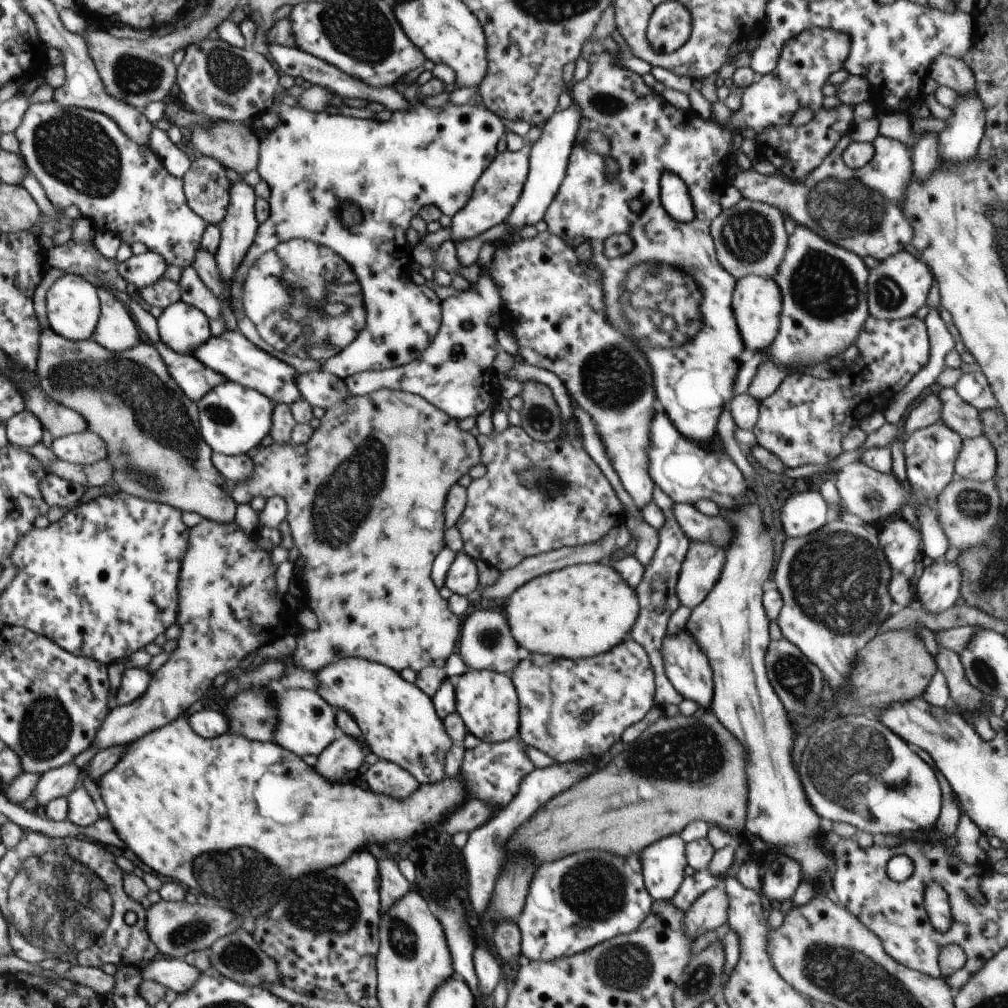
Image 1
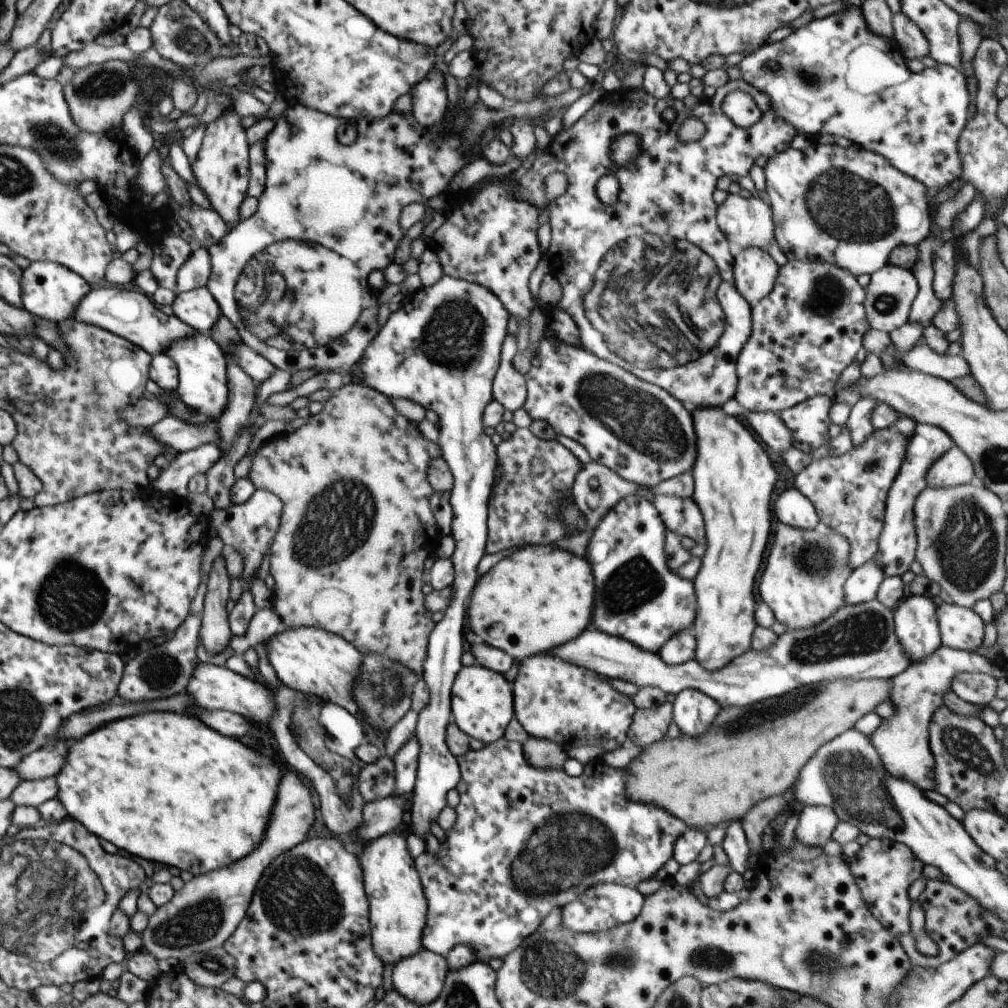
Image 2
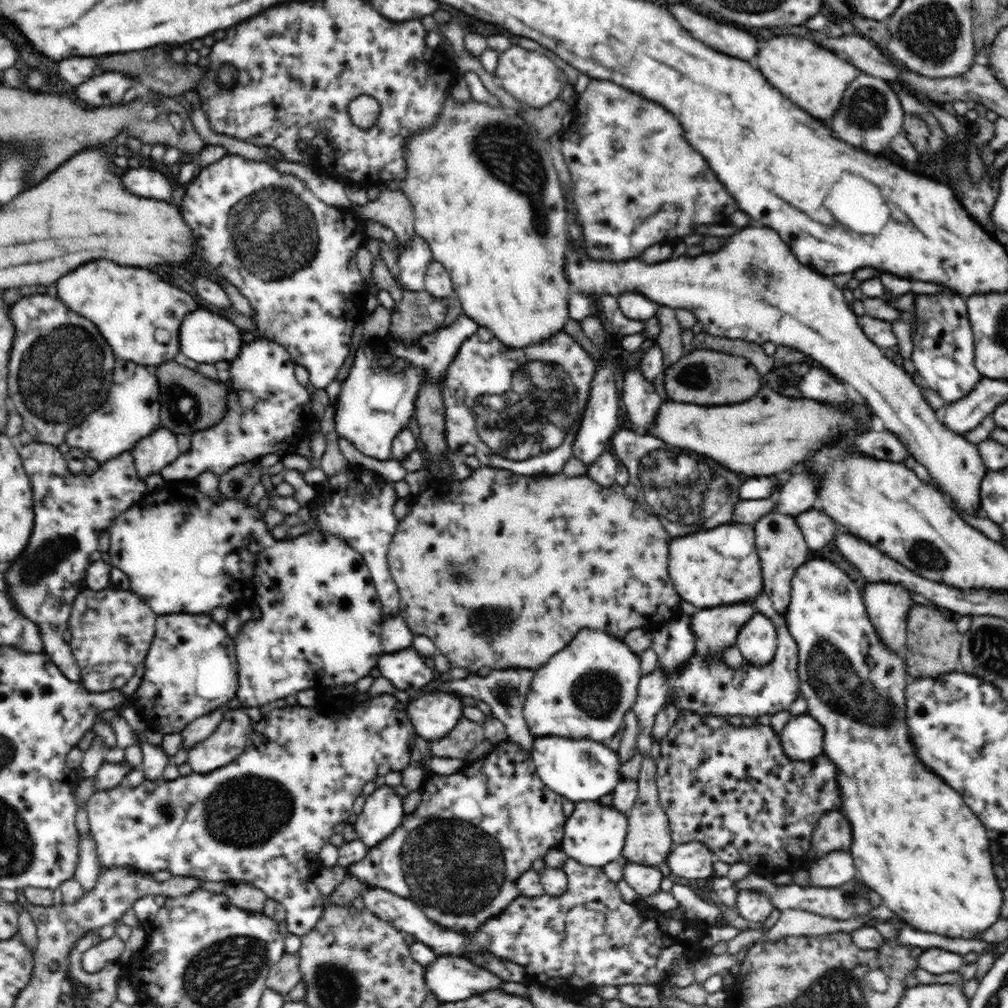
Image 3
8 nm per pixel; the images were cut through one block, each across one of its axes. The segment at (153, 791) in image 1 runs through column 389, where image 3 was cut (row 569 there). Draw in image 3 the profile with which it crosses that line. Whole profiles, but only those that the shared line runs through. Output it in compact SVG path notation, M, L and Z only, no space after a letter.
M808 560L796 569L791 580L791 599L784 615L787 629L798 645L798 679L801 696L807 702L806 712L815 718L823 728L823 754L836 765L835 780L841 792L840 811L848 819L852 829L852 842L848 851L855 862L856 881L862 882L878 893L883 904L886 904L890 910L900 916L900 921L903 924L908 924L921 932L938 934L947 938L978 939L978 934L982 934L994 922L1000 920L1000 910L1003 905L1003 890L998 885L997 876L992 868L994 865L989 849L991 840L986 827L972 812L972 809L966 805L962 796L954 788L944 784L944 780L938 774L934 774L934 771L930 772L930 769L920 762L920 758L916 754L916 748L910 739L908 723L906 723L907 708L904 688L906 688L910 678L906 678L907 671L904 668L904 660L898 654L884 648L884 642L878 638L878 634L876 634L868 614L866 614L860 590L854 586L854 582L846 576L844 570L840 570L836 564L832 564L828 560Z

